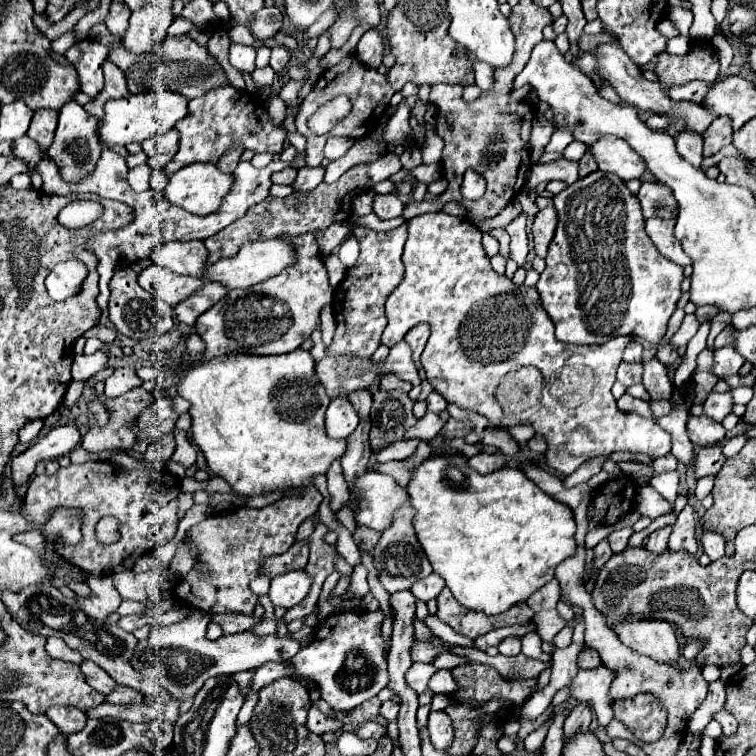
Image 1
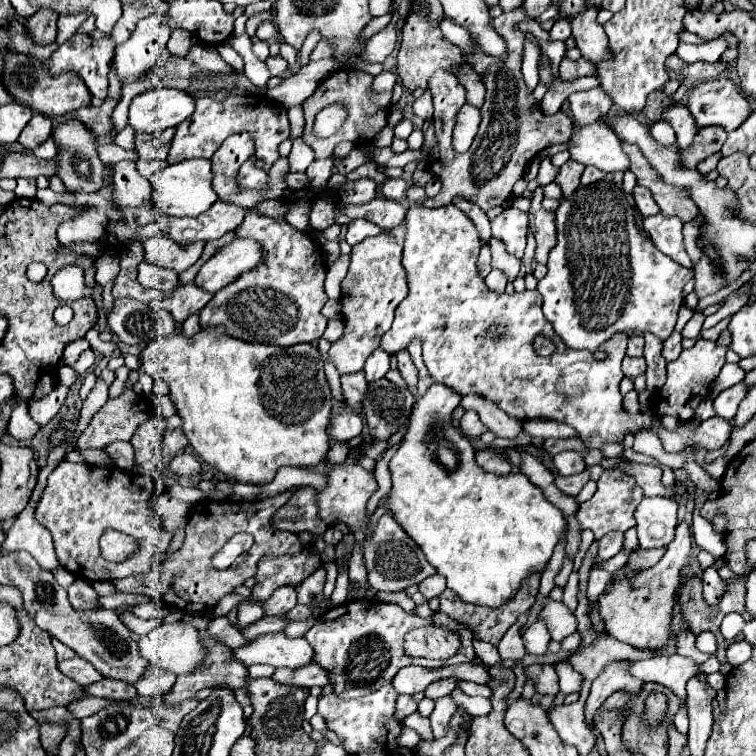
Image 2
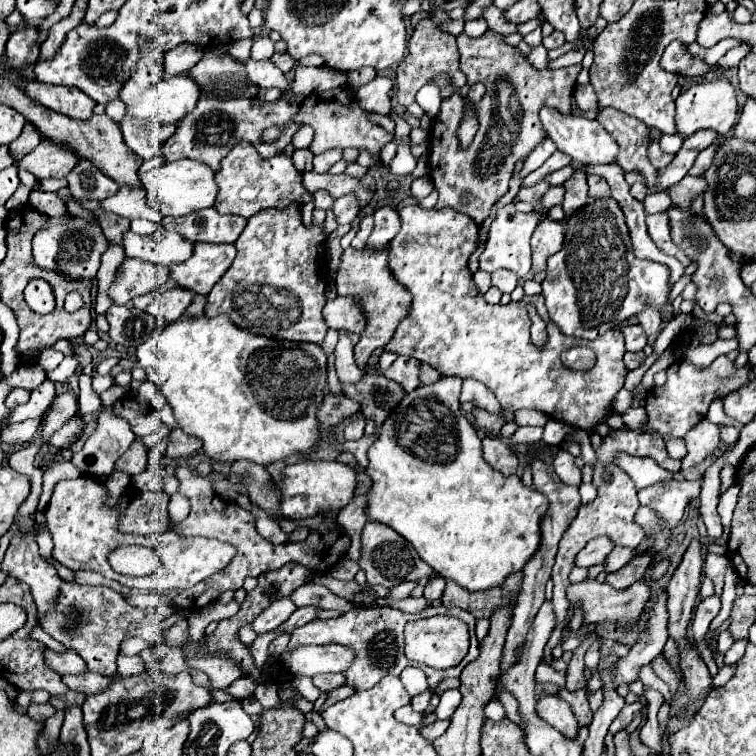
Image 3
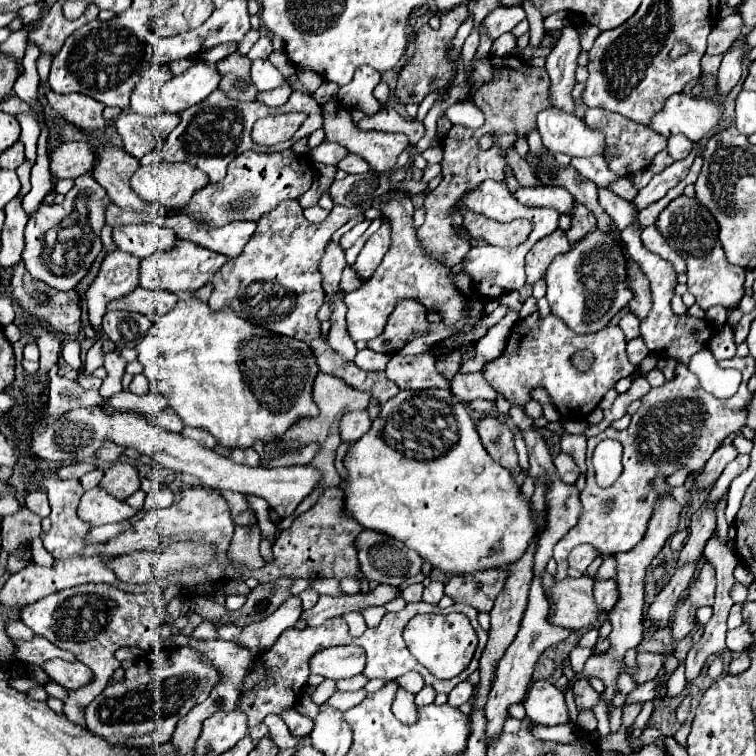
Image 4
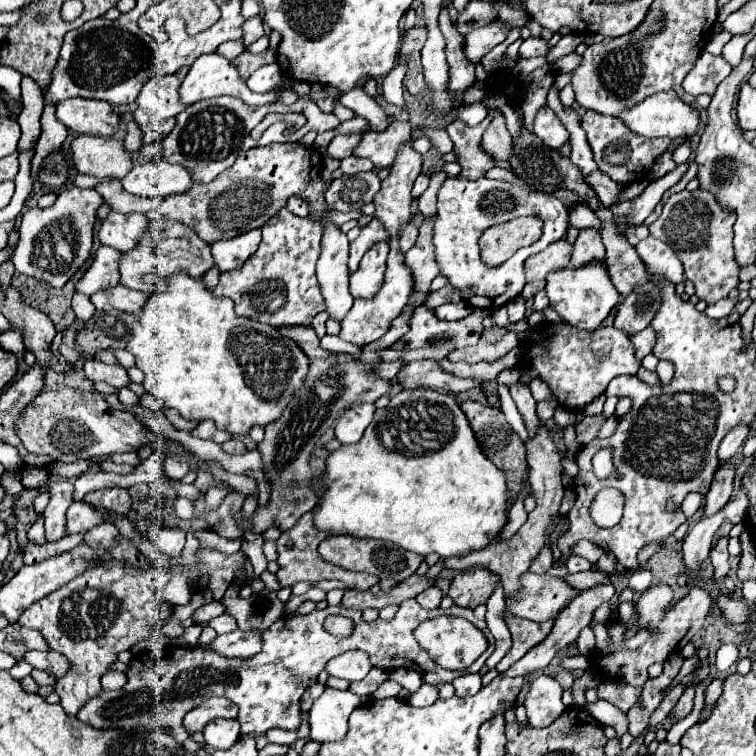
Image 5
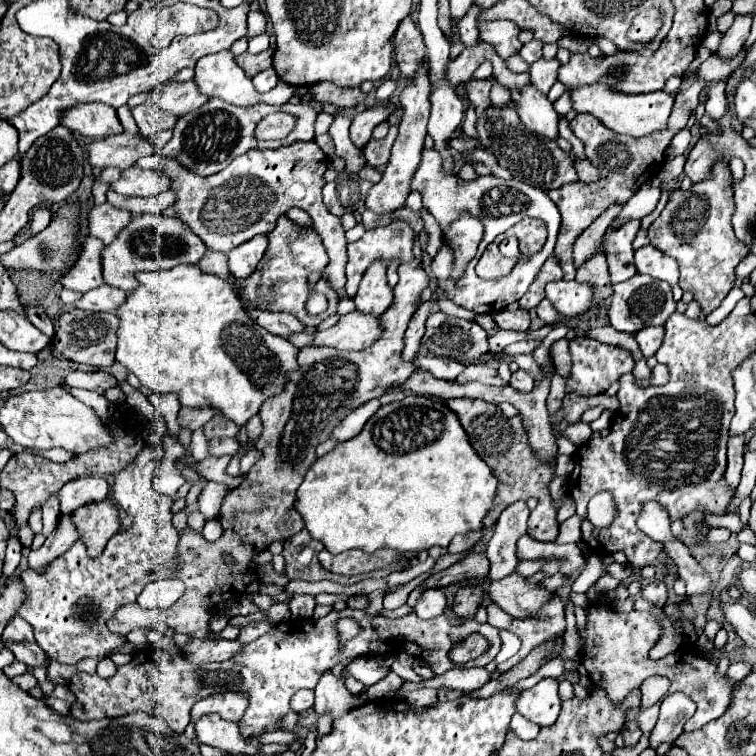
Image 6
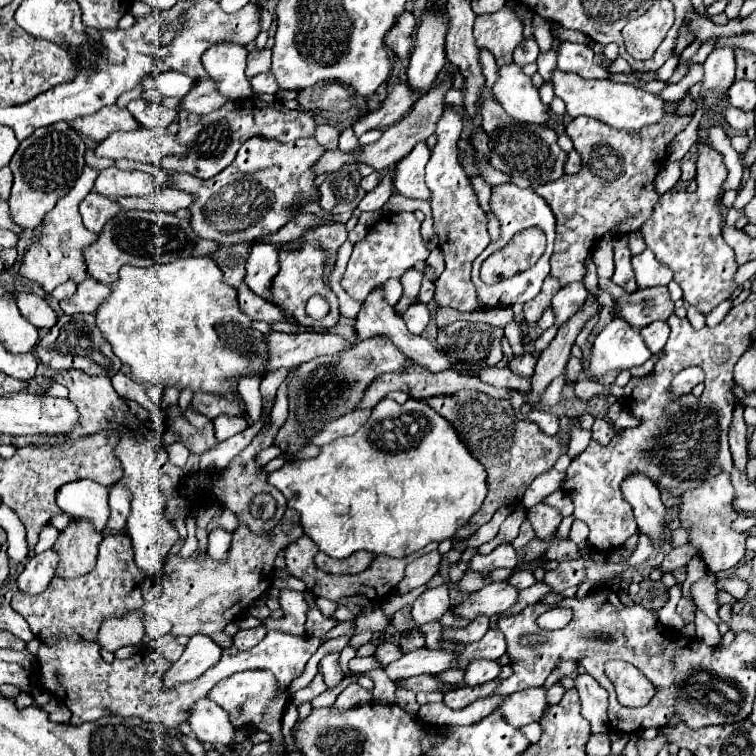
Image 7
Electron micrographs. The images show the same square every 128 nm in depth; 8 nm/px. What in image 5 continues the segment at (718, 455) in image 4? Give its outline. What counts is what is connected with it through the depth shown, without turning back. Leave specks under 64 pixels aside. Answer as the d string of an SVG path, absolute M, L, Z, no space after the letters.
M738 424L736 428L732 428L732 432L728 432L720 444L720 460L730 460L736 456L736 452L742 448L742 444L746 442L750 432L750 424Z

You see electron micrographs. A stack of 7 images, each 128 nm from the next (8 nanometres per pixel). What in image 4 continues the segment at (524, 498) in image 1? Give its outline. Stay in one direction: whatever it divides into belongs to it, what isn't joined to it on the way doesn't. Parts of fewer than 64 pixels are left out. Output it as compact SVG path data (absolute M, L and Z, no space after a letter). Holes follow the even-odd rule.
M508 310L504 320L500 320L494 328L490 328L490 332L482 340L476 342L476 354L468 362L464 362L462 370L482 370L484 364L496 360L504 352L508 334L516 320L518 320L518 312ZM432 388L432 390L400 390L392 400L388 400L382 406L378 418L372 420L372 428L358 442L354 442L354 446L348 448L348 454L344 458L344 468L348 472L346 488L344 488L344 514L348 518L354 518L362 528L394 536L396 540L404 542L408 548L416 550L434 568L440 568L446 574L472 574L472 572L486 570L486 568L504 568L504 566L522 558L530 540L536 534L536 522L532 520L530 504L522 498L520 488L516 486L510 472L506 468L502 468L500 464L496 464L488 456L488 452L484 450L484 446L480 442L480 436L476 432L476 426L474 426L470 414L468 414L466 406L460 400L456 400L456 396L450 390L438 390L438 388Z

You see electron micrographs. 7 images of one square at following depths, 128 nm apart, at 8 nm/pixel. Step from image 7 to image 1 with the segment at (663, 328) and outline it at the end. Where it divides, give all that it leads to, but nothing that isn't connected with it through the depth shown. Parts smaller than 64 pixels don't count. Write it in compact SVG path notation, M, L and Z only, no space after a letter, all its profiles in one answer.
M622 362L620 368L618 368L618 380L620 380L624 386L632 386L632 384L642 382L642 364Z

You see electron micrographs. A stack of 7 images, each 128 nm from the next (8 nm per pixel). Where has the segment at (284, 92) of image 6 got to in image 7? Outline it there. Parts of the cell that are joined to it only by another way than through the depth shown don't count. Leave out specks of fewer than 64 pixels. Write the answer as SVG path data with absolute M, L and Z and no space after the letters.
M218 42L202 54L202 64L216 82L218 92L232 100L246 100L252 96L250 80L244 74L248 50L236 42Z

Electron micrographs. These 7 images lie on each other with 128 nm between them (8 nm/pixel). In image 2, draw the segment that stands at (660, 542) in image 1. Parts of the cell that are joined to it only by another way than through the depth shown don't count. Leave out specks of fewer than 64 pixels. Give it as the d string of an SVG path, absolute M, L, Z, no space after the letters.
M656 548L656 550L636 550L634 554L630 554L624 572L642 572L652 568L662 556L664 556L666 548Z

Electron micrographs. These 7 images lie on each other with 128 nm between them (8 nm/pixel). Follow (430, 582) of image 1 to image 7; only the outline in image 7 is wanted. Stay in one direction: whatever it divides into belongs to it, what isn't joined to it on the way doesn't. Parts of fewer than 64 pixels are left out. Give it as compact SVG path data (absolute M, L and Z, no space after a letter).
M442 584L438 588L428 588L414 600L412 618L420 626L440 620L448 610L450 610L449 588Z

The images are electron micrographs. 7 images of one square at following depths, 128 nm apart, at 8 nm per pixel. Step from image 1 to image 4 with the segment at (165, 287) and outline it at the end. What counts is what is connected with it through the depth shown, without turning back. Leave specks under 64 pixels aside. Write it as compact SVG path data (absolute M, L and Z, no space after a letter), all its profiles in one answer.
M114 250L104 256L98 276L84 294L88 304L88 320L94 332L98 334L98 340L102 338L100 326L102 326L102 316L106 312L106 304L110 300L122 298L124 294L128 294L138 286L138 268L140 268L140 258L132 254Z

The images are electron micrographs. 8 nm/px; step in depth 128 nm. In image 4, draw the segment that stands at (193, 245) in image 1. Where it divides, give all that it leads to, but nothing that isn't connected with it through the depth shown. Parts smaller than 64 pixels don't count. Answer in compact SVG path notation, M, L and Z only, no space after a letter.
M156 222L150 224L128 224L112 228L112 242L122 250L138 258L146 258L158 250L170 250L176 242L176 234Z

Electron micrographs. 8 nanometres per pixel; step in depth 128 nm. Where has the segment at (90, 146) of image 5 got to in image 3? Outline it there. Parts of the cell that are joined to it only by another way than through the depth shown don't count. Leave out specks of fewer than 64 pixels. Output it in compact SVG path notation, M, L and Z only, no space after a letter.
M40 142L30 154L26 154L18 168L30 170L36 178L66 178L68 172L80 162L80 158L74 152L62 150L60 146L52 142Z

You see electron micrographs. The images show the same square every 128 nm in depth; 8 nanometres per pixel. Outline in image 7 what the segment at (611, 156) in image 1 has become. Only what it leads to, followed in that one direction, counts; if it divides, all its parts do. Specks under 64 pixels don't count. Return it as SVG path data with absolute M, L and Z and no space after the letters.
M516 62L506 64L498 70L498 80L492 92L494 98L514 120L542 126L548 124L548 106L540 102L538 88L534 88L530 76L526 76Z

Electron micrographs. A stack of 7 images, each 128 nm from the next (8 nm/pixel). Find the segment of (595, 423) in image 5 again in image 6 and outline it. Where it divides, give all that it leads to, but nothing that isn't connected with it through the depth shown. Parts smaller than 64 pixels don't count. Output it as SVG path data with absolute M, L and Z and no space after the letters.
M576 422L576 424L570 424L562 430L562 436L568 438L572 444L586 444L592 436L592 430L588 424L584 422Z

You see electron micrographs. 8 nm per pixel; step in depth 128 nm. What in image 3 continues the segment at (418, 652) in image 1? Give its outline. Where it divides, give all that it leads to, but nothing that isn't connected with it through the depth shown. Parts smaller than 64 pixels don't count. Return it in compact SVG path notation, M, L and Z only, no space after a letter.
M356 606L354 610L346 612L340 618L334 620L314 620L302 628L296 628L292 632L292 638L287 646L287 650L291 651L299 645L324 645L329 643L342 644L342 646L350 646L356 650L356 660L350 666L350 672L346 672L348 678L348 686L354 686L356 690L368 690L374 684L378 684L384 676L392 674L392 676L400 676L400 672L408 666L418 666L412 660L408 660L404 656L404 644L402 644L402 634L404 634L404 626L410 620L420 620L420 618L430 618L434 614L448 614L448 616L456 616L462 618L468 626L470 626L470 650L466 654L466 658L450 670L434 670L430 666L424 666L424 674L428 676L428 686L430 692L434 692L438 688L438 684L444 678L458 678L460 672L478 656L478 640L474 634L474 616L470 612L464 612L462 608L444 608L444 606L428 606L418 614L404 614L400 610L392 610L392 608L370 608L370 606Z

